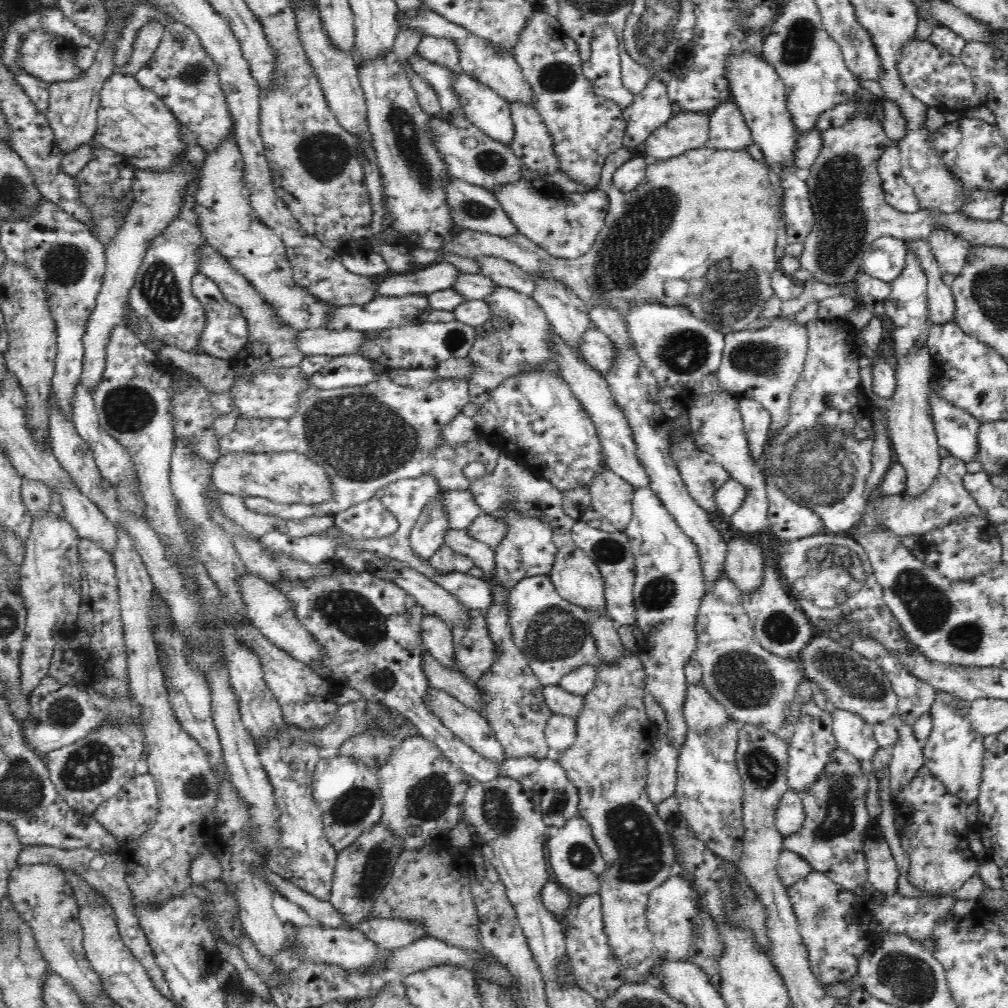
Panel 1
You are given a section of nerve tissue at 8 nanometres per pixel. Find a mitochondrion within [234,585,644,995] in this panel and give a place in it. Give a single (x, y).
(554, 634)

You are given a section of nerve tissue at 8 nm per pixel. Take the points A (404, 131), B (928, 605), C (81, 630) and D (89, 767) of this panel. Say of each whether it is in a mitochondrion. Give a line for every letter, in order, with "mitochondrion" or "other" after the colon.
A: mitochondrion
B: mitochondrion
C: other
D: mitochondrion

